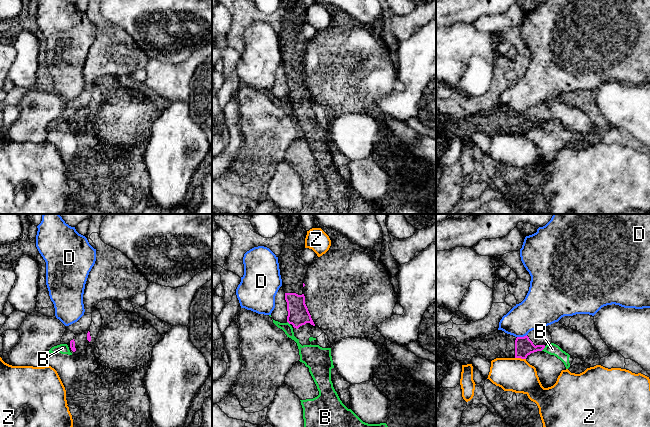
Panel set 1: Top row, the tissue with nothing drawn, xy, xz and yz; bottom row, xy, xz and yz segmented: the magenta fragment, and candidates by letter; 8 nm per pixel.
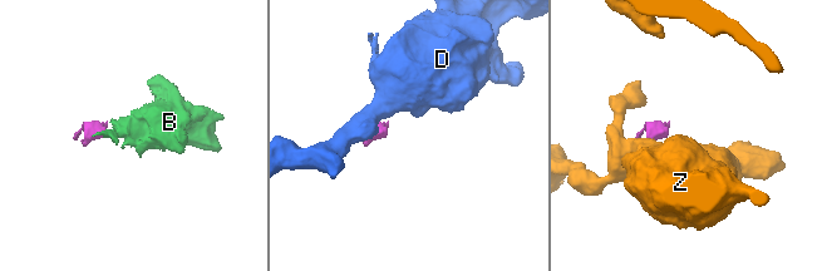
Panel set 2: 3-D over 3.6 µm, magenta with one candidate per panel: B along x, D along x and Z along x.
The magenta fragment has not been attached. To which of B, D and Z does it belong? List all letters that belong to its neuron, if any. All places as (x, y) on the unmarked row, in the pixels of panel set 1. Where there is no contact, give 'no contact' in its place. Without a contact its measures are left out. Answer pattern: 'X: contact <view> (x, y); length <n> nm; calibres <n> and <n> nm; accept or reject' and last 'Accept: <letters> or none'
B: contact yz (543, 124); length 50 nm; calibres 150 and 90 nm; accept
D: contact yz (521, 113); length 80 nm; calibres 150 and 280 nm; reject
Z: contact yz (520, 133); length 90 nm; calibres 150 and 280 nm; reject
Accept: B

